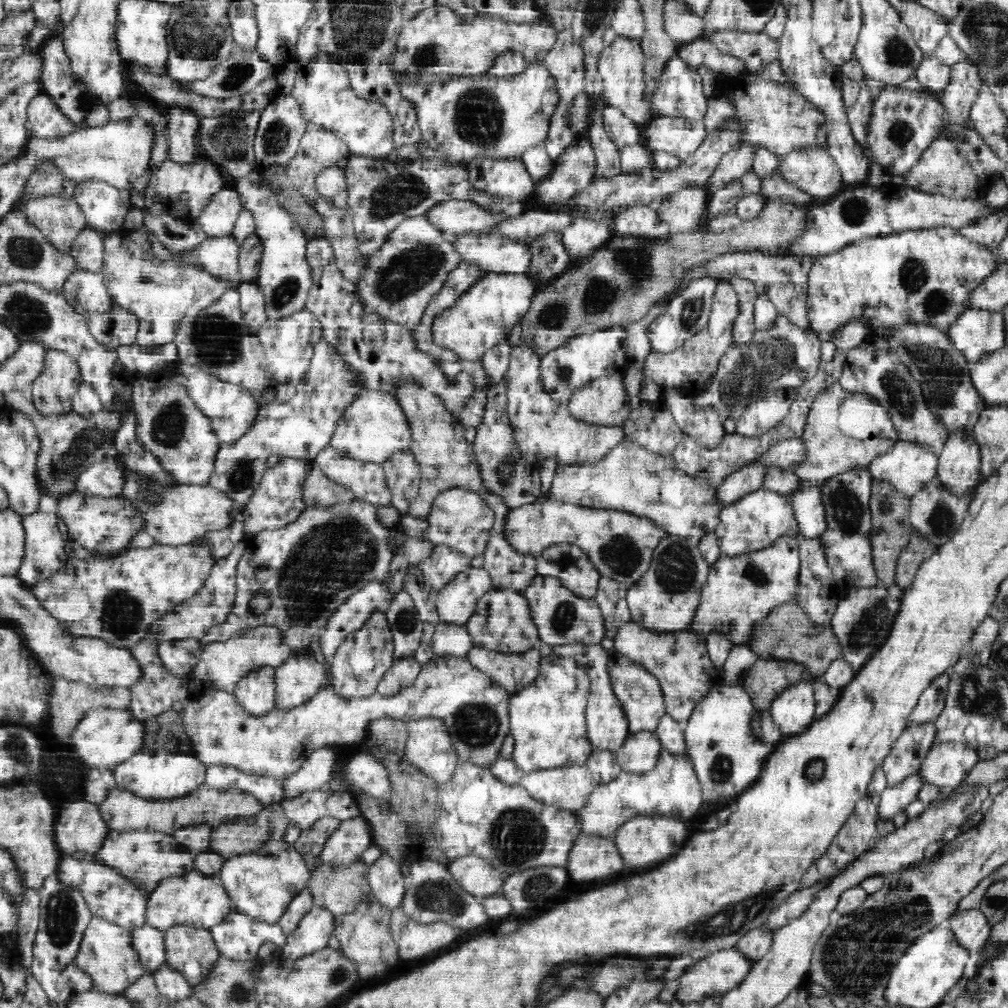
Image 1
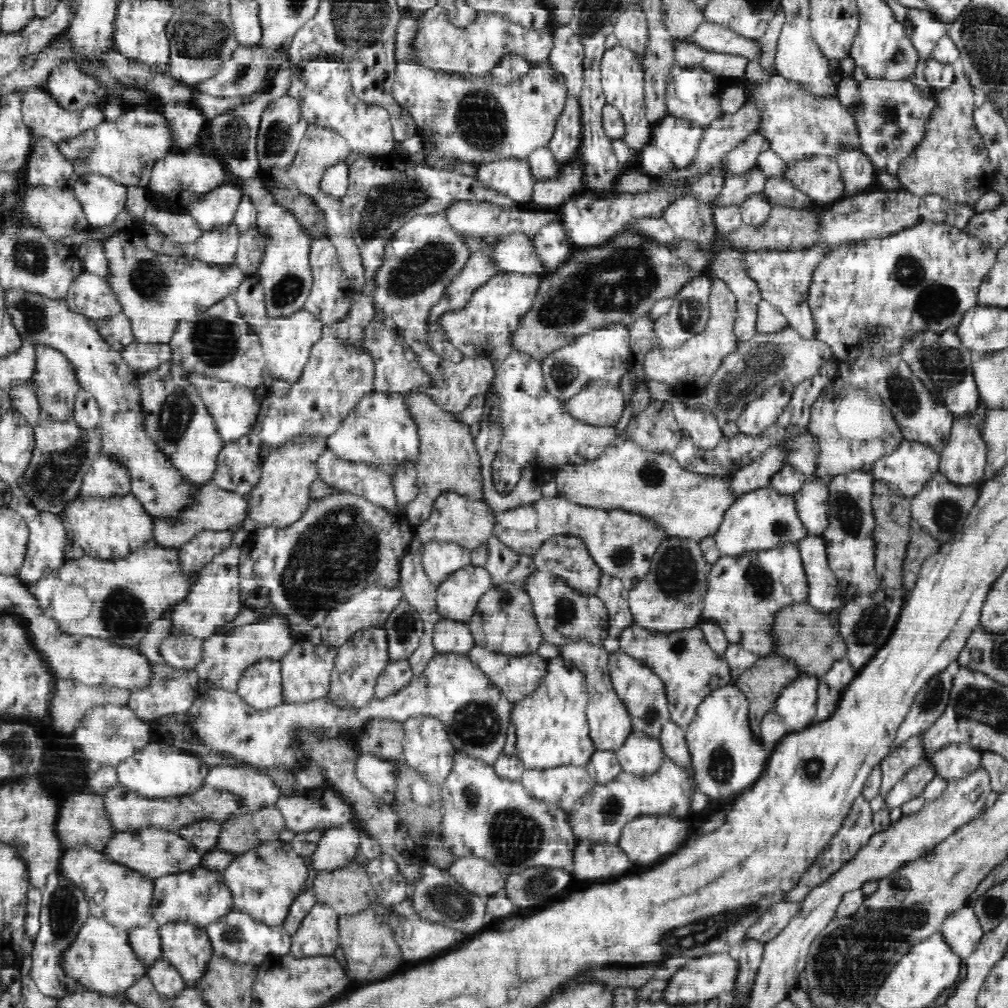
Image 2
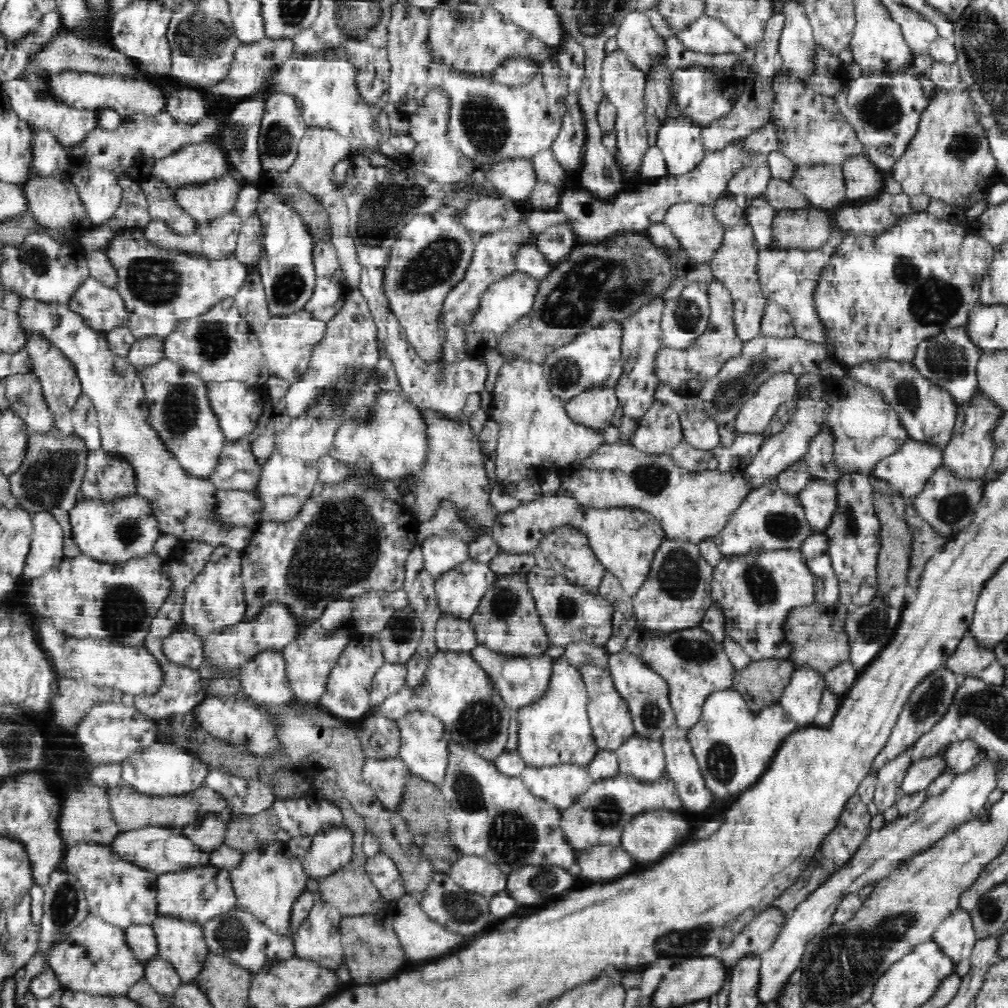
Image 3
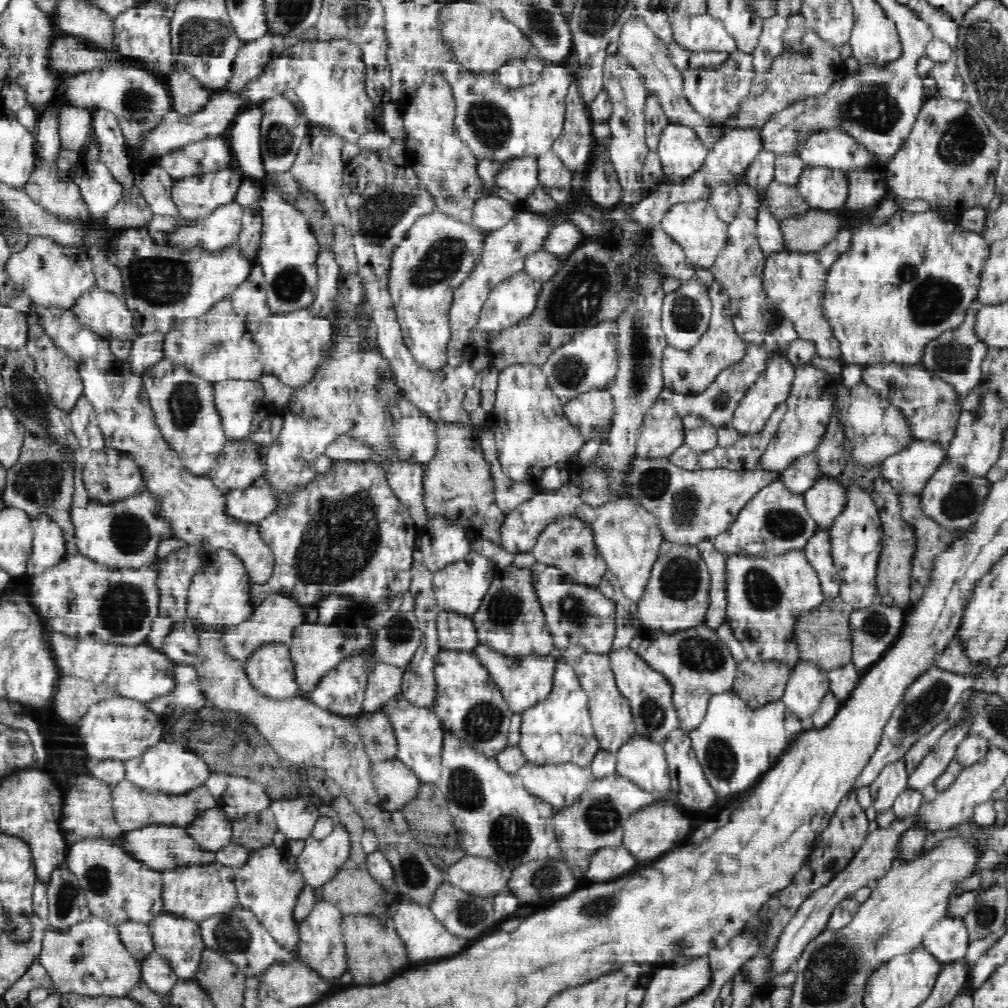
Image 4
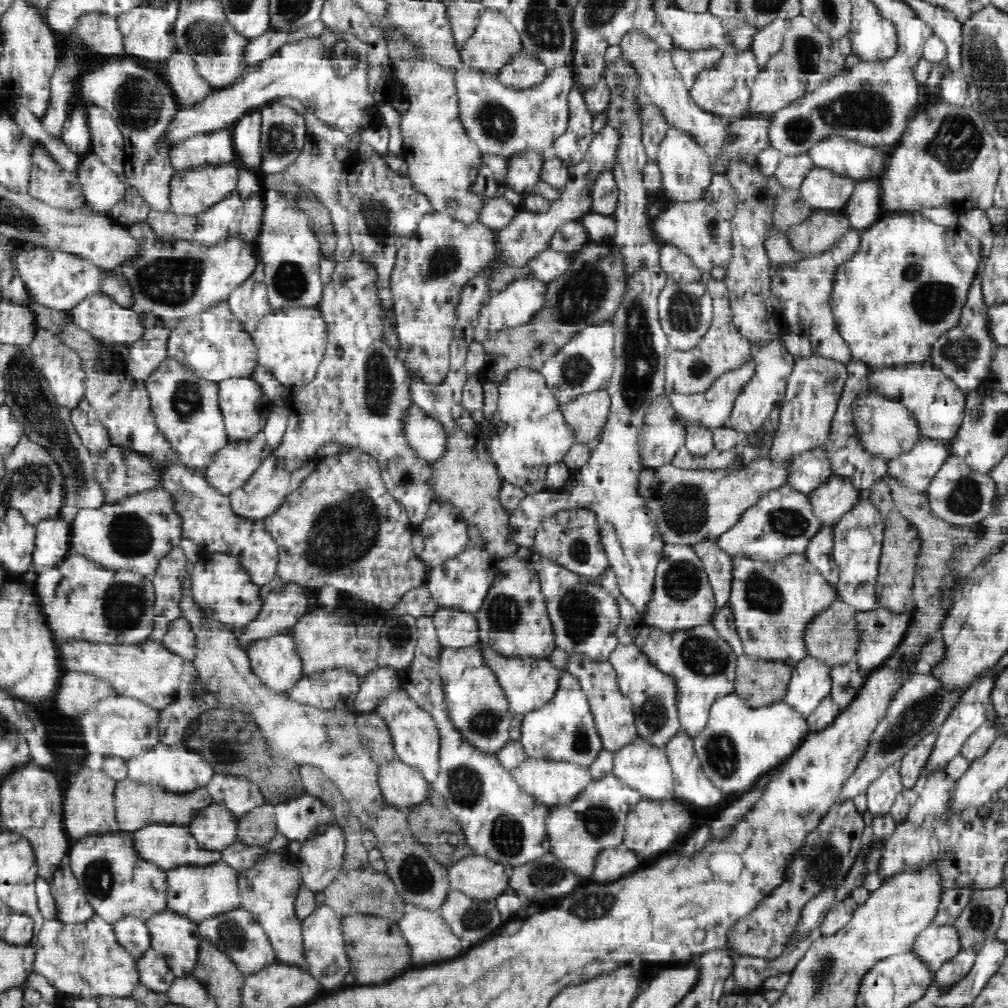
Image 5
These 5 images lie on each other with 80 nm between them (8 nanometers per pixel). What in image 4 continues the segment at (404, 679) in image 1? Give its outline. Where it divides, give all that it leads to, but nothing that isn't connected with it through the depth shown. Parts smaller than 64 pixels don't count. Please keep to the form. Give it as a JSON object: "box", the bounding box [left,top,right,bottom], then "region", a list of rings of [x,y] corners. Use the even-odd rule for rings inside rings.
{"box":[364,662,404,714],"region":[[[378,662],[368,676],[366,696],[364,696],[365,714],[381,711],[393,697],[402,694],[404,668]]]}

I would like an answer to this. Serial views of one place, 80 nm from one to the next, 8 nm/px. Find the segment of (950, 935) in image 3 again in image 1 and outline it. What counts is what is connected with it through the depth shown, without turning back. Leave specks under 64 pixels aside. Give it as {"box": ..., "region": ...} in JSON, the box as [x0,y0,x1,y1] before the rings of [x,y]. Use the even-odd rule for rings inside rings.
{"box":[948,909,993,959],"region":[[[982,909],[962,910],[954,913],[948,920],[956,937],[968,948],[970,956],[974,959],[978,947],[992,935],[993,926],[988,922],[986,914]]]}

